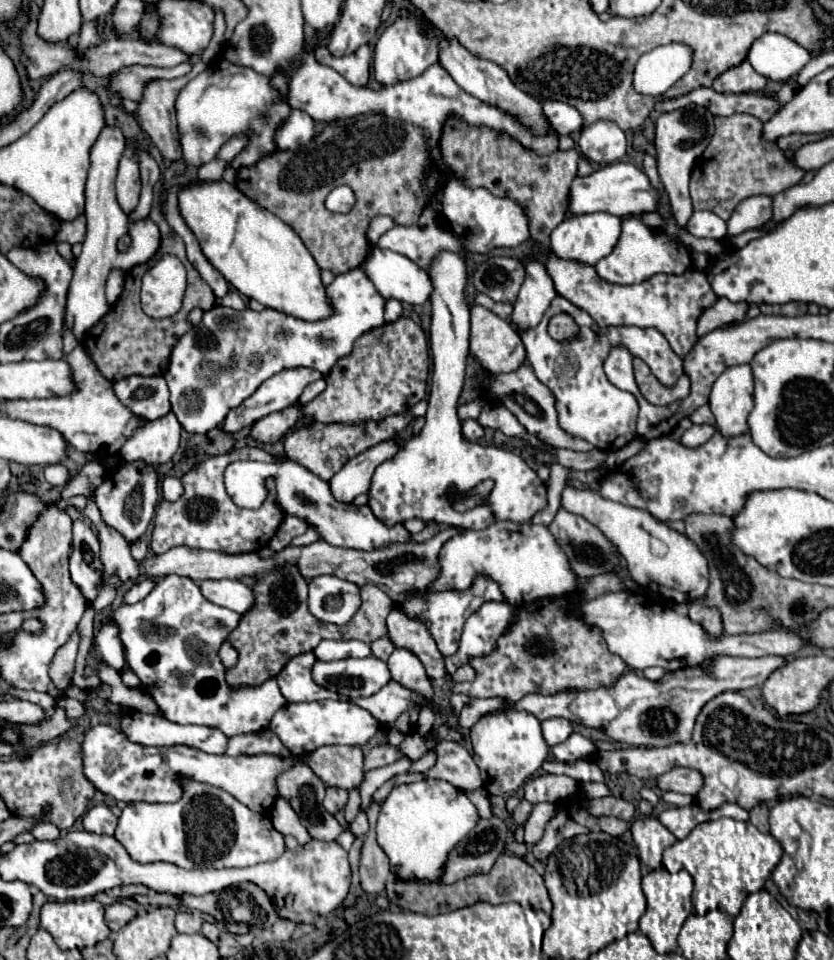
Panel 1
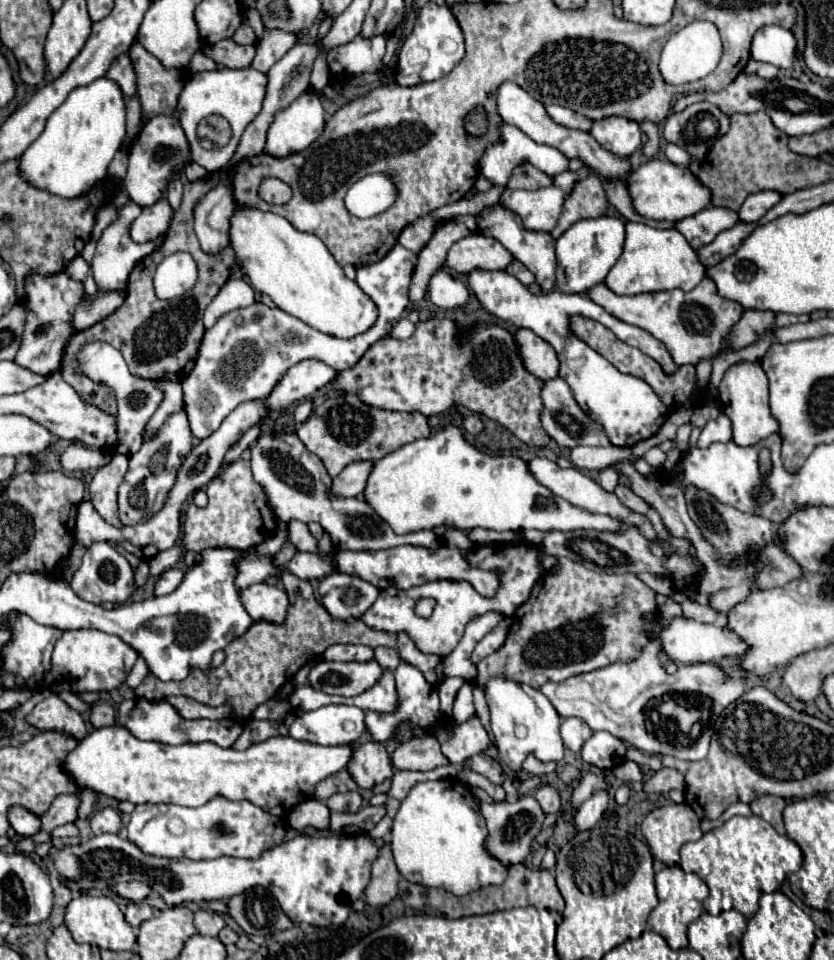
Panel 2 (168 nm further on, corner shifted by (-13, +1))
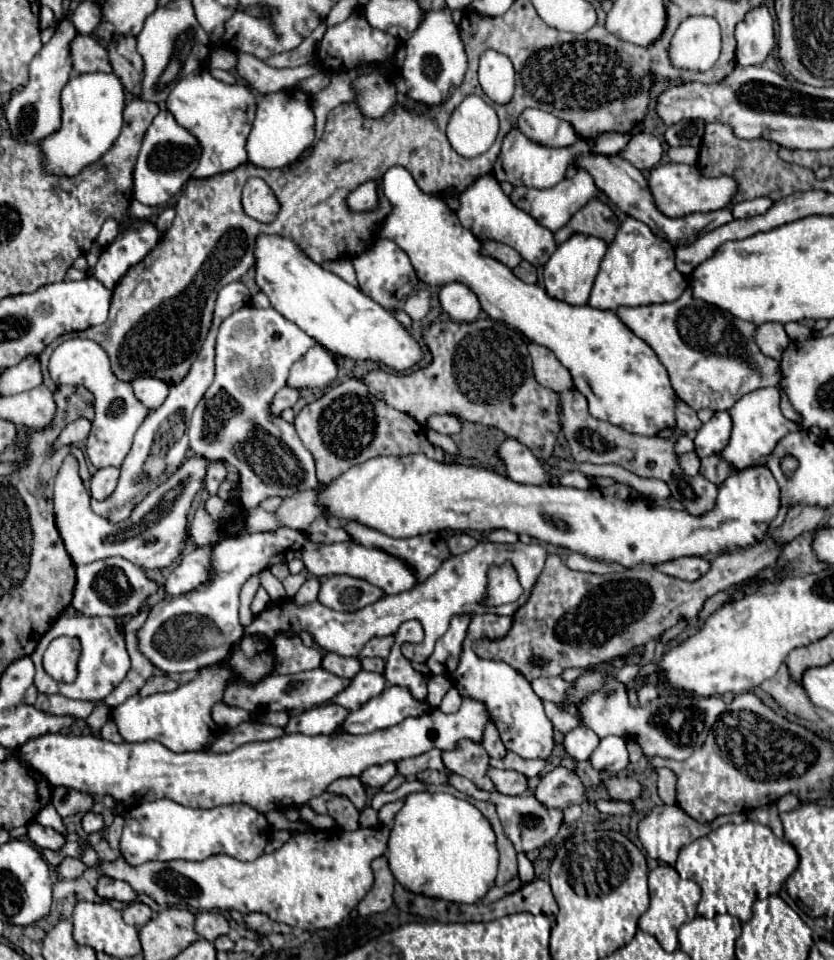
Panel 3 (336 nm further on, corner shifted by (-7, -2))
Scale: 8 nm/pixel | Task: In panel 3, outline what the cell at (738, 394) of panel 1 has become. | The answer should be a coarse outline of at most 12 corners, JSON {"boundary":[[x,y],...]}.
{"boundary":[[779,389],[733,405],[733,433],[717,455],[735,469],[769,457],[803,427],[779,407]]}

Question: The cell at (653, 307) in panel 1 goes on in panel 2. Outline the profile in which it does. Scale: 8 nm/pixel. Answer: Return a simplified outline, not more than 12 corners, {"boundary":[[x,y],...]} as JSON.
{"boundary":[[707,276],[619,296],[587,294],[611,316],[651,332],[677,364],[717,354],[743,306]]}

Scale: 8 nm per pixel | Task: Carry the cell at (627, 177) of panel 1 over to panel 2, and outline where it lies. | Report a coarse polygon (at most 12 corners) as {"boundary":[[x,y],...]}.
{"boundary":[[649,160],[625,178],[633,210],[683,220],[709,190],[687,168]]}

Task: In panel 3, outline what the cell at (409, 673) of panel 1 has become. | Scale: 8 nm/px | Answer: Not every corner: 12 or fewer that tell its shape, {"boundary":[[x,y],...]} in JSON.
{"boundary":[[387,685],[343,721],[351,735],[373,733],[427,713],[405,687]]}

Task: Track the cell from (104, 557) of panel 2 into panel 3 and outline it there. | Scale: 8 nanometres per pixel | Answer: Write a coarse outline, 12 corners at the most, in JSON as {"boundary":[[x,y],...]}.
{"boundary":[[121,557],[77,567],[73,607],[137,615],[159,585]]}

